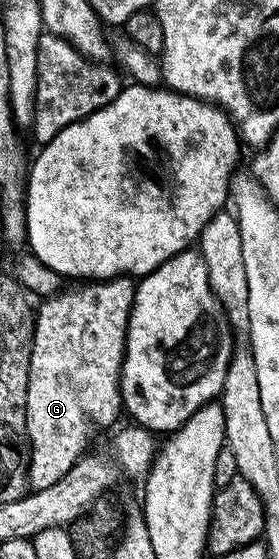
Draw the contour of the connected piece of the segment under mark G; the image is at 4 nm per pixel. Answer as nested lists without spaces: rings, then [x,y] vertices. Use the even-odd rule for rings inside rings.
[[[115,276],[112,280],[98,282],[79,282],[76,288],[64,287],[54,295],[46,297],[43,304],[38,305],[35,317],[35,333],[31,339],[31,357],[29,358],[29,386],[27,387],[27,442],[29,445],[29,459],[27,461],[27,479],[32,489],[53,486],[57,478],[65,478],[69,470],[78,460],[83,459],[88,451],[87,443],[91,440],[91,427],[95,420],[99,424],[111,424],[118,418],[123,408],[123,398],[119,391],[119,374],[123,371],[123,352],[127,349],[127,320],[131,317],[131,305],[135,302],[136,281],[132,277]]]

